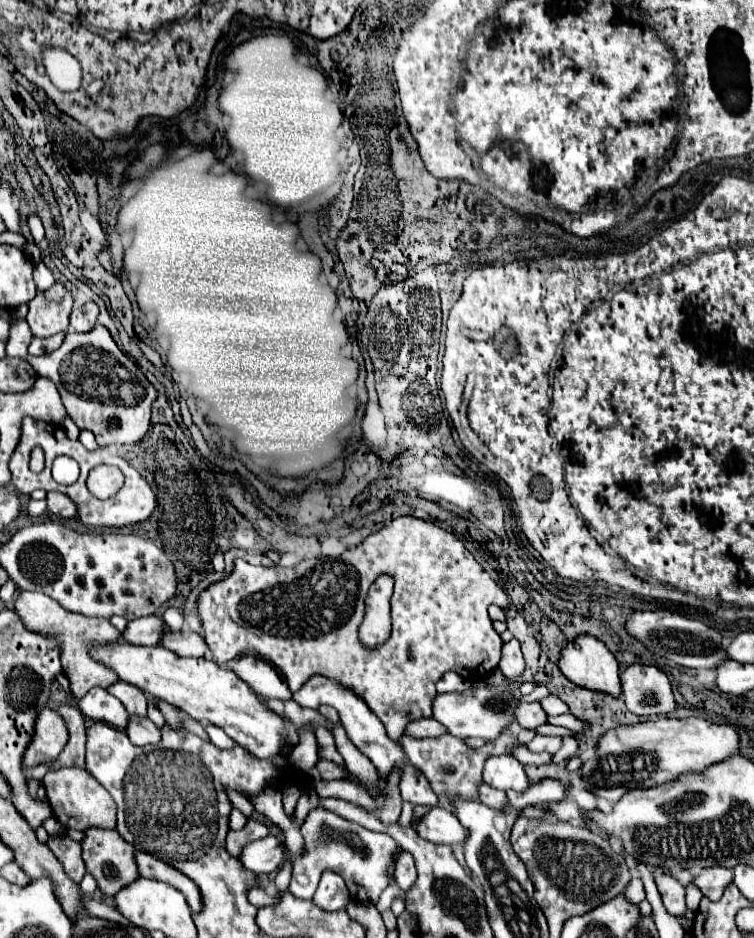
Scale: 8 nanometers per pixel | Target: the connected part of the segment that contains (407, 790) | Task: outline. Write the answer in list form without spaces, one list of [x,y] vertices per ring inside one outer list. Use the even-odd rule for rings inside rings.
[[[413,764],[405,766],[399,782],[399,790],[403,800],[413,802],[413,804],[427,804],[427,806],[439,806],[435,792],[431,790],[425,774],[417,770]]]

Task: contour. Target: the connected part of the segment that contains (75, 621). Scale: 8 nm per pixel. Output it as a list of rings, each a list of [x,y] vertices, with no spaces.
[[[27,590],[19,592],[19,596],[15,600],[15,610],[17,610],[17,616],[21,618],[21,622],[25,626],[29,626],[31,632],[35,630],[37,634],[41,634],[45,638],[51,636],[59,644],[63,673],[69,680],[69,692],[74,699],[83,698],[95,686],[107,688],[118,681],[117,675],[112,670],[95,662],[89,654],[89,648],[93,642],[99,642],[99,644],[116,642],[119,631],[111,626],[109,620],[89,618],[89,616],[67,612],[53,598],[39,594],[39,592],[27,592]]]

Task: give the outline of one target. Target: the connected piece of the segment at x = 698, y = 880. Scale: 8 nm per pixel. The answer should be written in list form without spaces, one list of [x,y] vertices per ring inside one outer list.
[[[721,866],[703,868],[703,870],[695,876],[695,880],[693,880],[693,884],[699,886],[701,892],[703,892],[707,898],[713,898],[713,900],[721,898],[723,890],[725,890],[725,886],[727,886],[729,882],[733,882],[733,872],[731,872],[729,868],[721,868]]]

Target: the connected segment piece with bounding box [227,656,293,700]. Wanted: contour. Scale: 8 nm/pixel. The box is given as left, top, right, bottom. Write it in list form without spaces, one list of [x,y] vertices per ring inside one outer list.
[[[241,656],[233,658],[233,662],[227,662],[229,670],[233,670],[243,682],[247,682],[255,692],[267,696],[267,698],[281,698],[289,700],[293,694],[285,686],[285,680],[277,672],[277,668],[263,658],[257,656]]]

